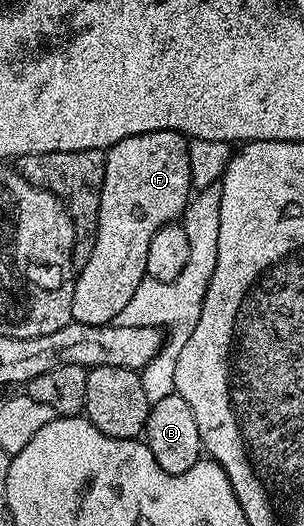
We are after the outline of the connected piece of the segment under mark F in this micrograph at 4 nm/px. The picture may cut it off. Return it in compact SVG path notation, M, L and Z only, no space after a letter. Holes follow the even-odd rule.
M154 131L125 137L106 152L99 232L89 261L78 268L75 277L74 322L111 325L121 309L134 304L139 286L145 283L149 241L186 208L192 194L187 145L188 140L177 131ZM135 187L139 187L139 195L135 195Z

